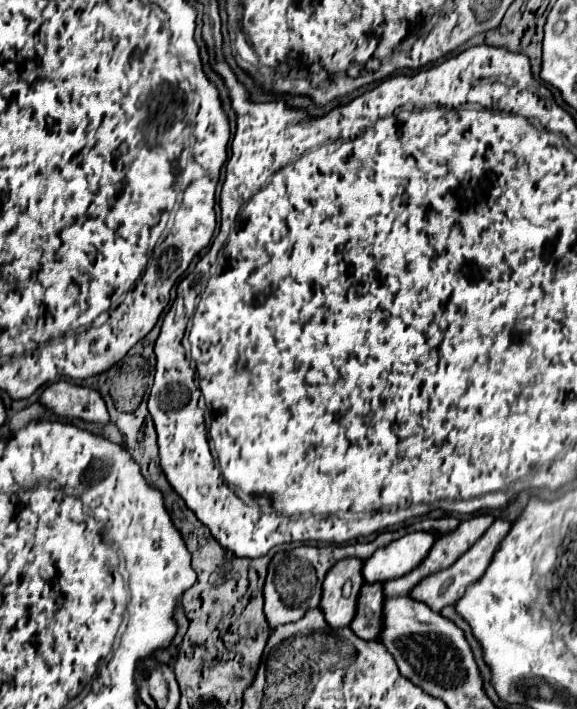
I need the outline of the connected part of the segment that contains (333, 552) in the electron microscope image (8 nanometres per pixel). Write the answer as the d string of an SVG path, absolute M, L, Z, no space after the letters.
M356 542L348 546L296 546L292 550L278 552L270 566L268 566L268 578L264 586L264 614L270 624L270 628L278 628L290 622L296 622L298 616L302 616L310 606L318 608L322 600L322 582L326 572L340 562L342 558L362 558L366 560L372 550L378 546L384 546L386 542Z

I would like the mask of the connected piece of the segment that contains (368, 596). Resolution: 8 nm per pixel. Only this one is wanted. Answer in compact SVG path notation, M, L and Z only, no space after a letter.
M364 584L360 592L358 612L350 628L362 640L378 640L384 624L384 586L382 584Z

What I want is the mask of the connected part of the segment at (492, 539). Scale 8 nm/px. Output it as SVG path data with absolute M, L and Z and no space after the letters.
M496 520L496 522L488 528L488 532L486 532L454 566L450 566L450 568L446 568L446 570L442 570L442 572L436 572L436 574L432 574L432 576L428 576L428 578L424 578L424 580L410 592L410 596L412 596L414 600L426 602L426 604L428 604L432 610L436 610L436 612L440 612L440 610L442 610L444 606L448 606L448 604L454 604L454 600L458 600L458 598L468 590L468 586L476 584L476 580L480 580L480 576L484 576L484 572L486 572L486 568L488 568L488 562L492 562L492 556L498 552L500 542L506 538L506 534L510 532L510 528L512 528L510 522L506 522L506 520Z

